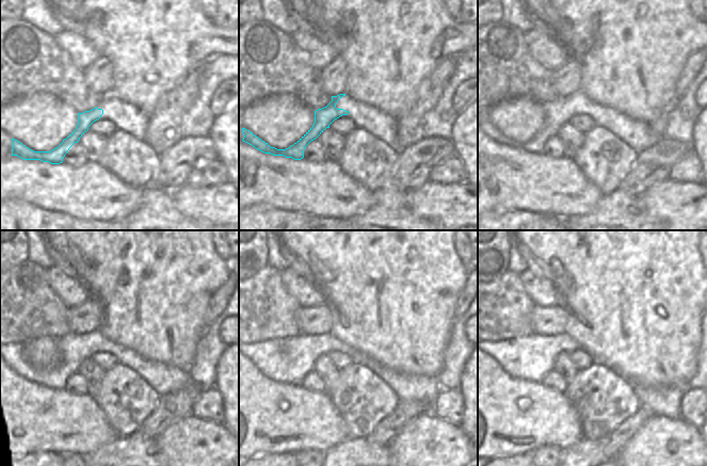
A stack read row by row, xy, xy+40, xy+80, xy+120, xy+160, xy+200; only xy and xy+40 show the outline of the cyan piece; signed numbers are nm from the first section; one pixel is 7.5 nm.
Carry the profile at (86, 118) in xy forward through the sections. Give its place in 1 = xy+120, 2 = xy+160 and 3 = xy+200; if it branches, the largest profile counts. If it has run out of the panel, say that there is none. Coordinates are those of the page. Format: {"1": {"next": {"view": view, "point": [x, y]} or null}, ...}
{"1": {"next": {"view": "xy+120", "point": [75, 348]}}, "2": {"next": {"view": "xy+160", "point": [288, 360]}}, "3": {"next": {"view": "xy+200", "point": [531, 357]}}}

